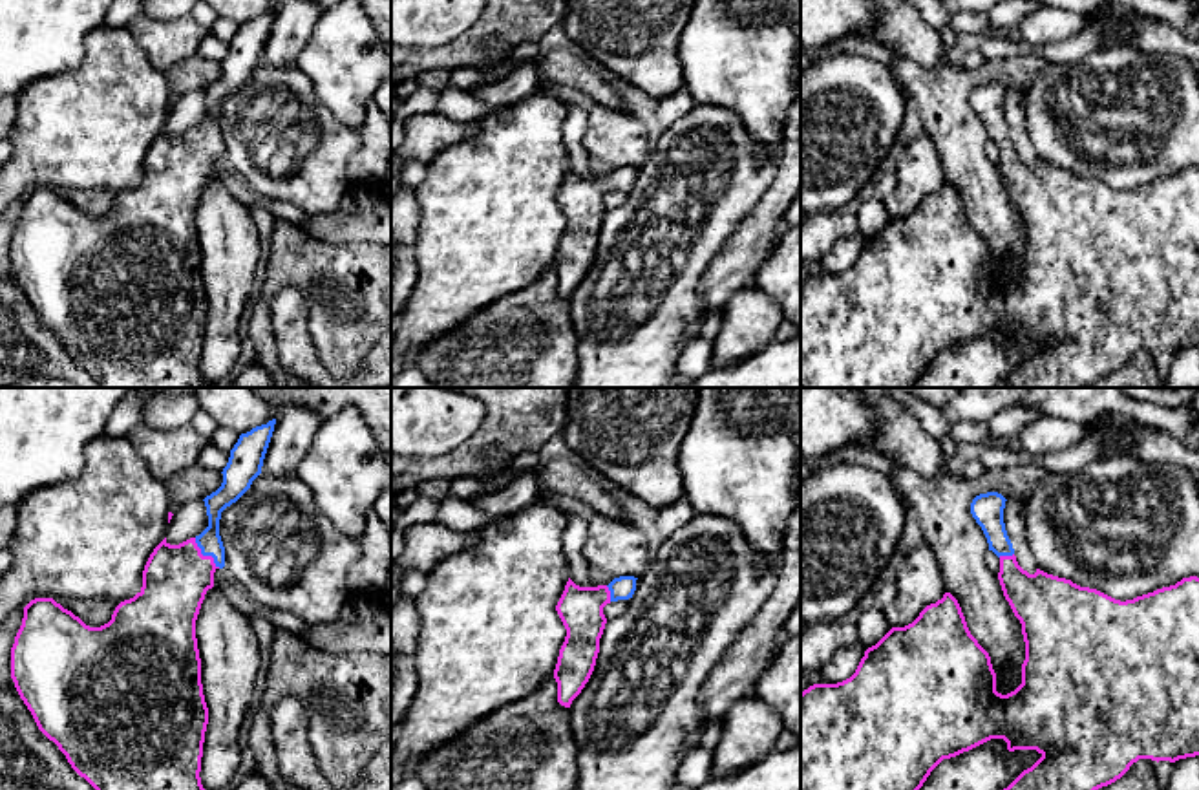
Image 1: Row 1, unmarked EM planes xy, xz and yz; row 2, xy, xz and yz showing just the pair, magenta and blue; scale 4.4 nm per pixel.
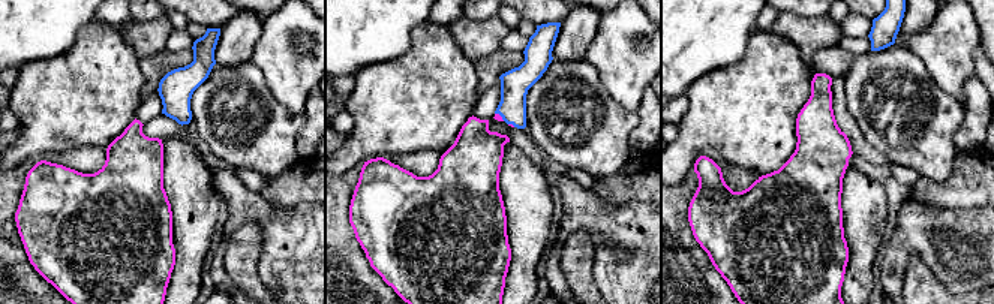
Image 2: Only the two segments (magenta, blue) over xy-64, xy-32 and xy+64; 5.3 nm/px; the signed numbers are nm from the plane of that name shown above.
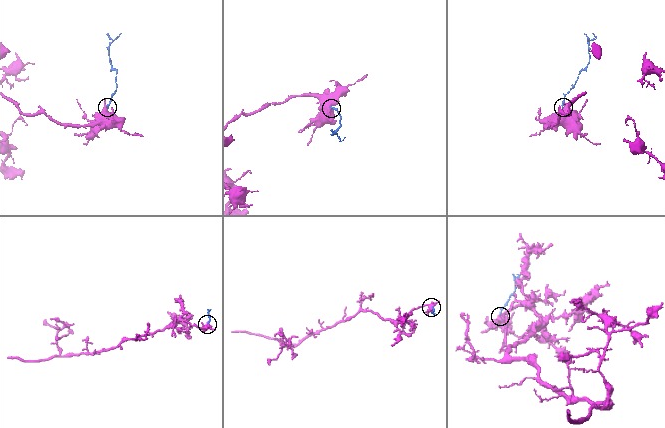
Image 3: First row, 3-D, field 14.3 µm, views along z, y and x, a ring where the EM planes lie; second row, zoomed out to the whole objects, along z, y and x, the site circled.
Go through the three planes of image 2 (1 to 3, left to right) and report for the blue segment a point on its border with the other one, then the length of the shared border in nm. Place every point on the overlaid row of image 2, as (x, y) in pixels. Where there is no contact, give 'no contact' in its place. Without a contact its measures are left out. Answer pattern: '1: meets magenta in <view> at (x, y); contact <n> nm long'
1: no contact
2: meets magenta in xy-32 at (499, 116); contact 70 nm long
3: no contact

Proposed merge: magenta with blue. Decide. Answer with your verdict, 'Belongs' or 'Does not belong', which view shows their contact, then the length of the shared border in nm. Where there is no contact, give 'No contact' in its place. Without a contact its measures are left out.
Belongs. Touches magenta in xy. Shared border 180 nm

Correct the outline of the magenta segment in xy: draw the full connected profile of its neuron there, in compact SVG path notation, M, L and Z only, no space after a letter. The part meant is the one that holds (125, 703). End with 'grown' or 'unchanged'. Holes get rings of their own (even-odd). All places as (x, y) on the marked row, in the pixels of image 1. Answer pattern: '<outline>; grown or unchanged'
M276 419L239 435L221 486L203 499L208 527L179 545L164 538L144 565L141 591L121 602L108 624L90 627L53 598L24 607L11 647L11 678L38 730L95 790L205 790L199 772L208 708L196 620L214 572L225 567L221 512L261 474L274 424Z; grown

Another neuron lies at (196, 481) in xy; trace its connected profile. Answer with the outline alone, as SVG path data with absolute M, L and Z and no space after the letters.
M199 463L183 468L164 481L170 499L170 512L175 514L188 501L205 499L216 492L221 483L221 472L205 468Z

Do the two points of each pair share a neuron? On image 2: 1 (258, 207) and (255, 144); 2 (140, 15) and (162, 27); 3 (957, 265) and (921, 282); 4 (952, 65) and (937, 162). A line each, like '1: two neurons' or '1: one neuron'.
1: two neurons
2: two neurons
3: two neurons
4: two neurons

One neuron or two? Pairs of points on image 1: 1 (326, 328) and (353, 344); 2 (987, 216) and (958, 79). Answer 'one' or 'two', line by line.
1: one
2: one

